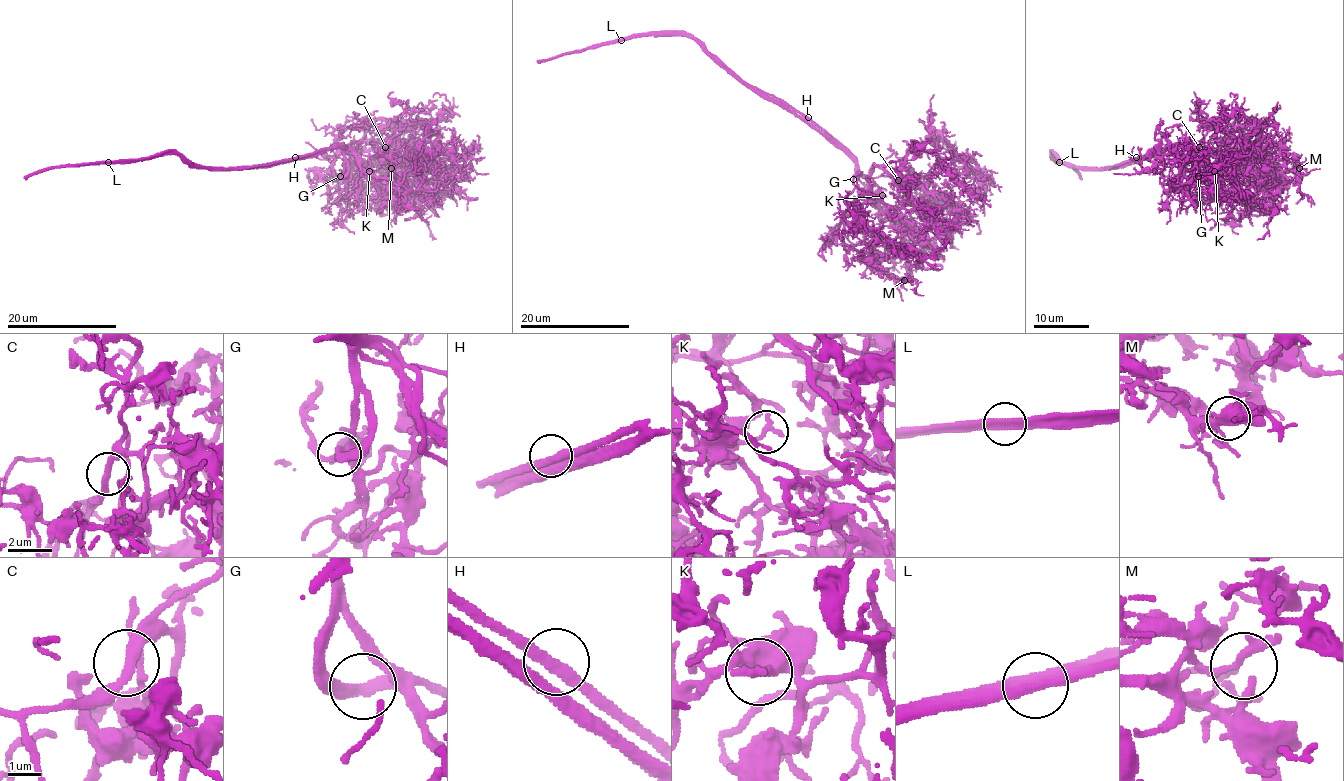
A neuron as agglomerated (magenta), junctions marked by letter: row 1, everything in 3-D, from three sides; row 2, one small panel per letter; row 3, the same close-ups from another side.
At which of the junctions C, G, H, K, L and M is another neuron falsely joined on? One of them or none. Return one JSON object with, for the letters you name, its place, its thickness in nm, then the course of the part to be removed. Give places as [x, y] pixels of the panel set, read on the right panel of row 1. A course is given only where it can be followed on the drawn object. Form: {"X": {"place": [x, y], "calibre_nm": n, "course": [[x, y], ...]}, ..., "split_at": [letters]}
{"split_at": []}

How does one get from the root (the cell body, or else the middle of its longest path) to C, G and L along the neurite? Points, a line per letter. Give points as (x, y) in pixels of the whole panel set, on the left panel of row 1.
C: (292, 158), (315, 157), (333, 147), (347, 147), (372, 156), (385, 147)
G: (292, 158), (315, 157), (325, 150), (343, 147), (348, 169), (340, 176)
L: (292, 158), (263, 167), (241, 168), (193, 168), (178, 154), (153, 154), (140, 160), (108, 162)

